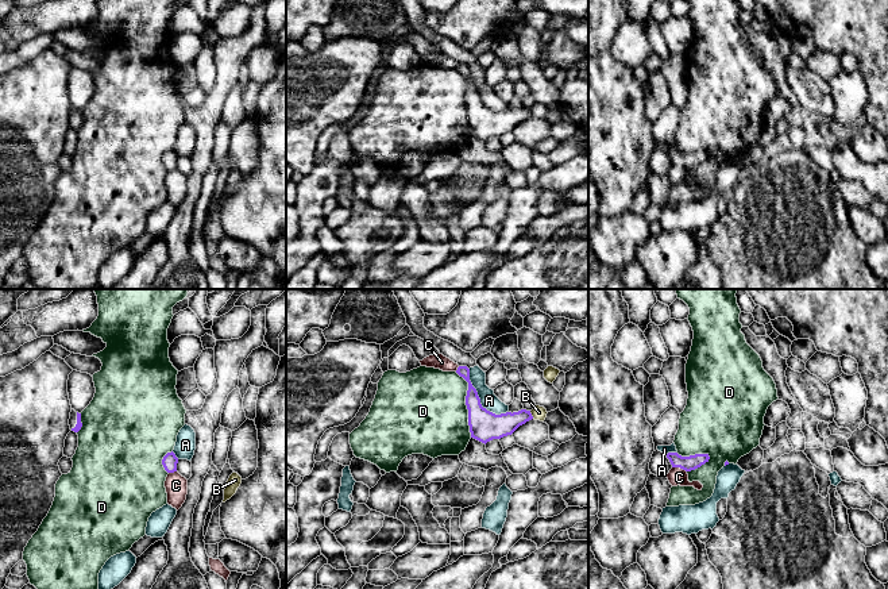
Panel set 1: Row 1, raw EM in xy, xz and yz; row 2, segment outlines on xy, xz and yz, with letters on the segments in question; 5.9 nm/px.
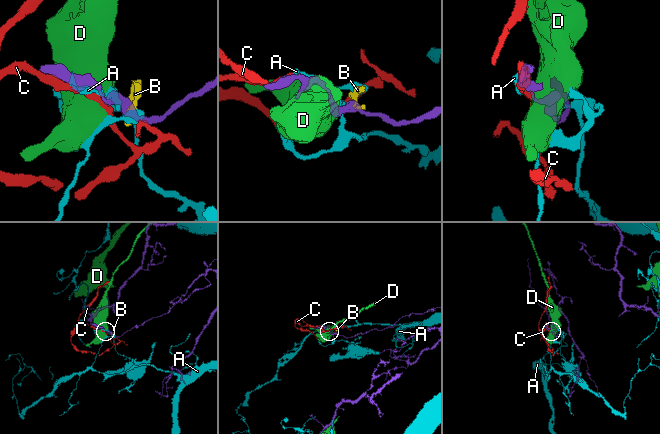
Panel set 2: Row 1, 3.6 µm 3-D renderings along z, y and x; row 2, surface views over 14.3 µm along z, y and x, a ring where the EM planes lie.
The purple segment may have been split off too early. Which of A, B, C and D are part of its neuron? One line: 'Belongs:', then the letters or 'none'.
Belongs: none

